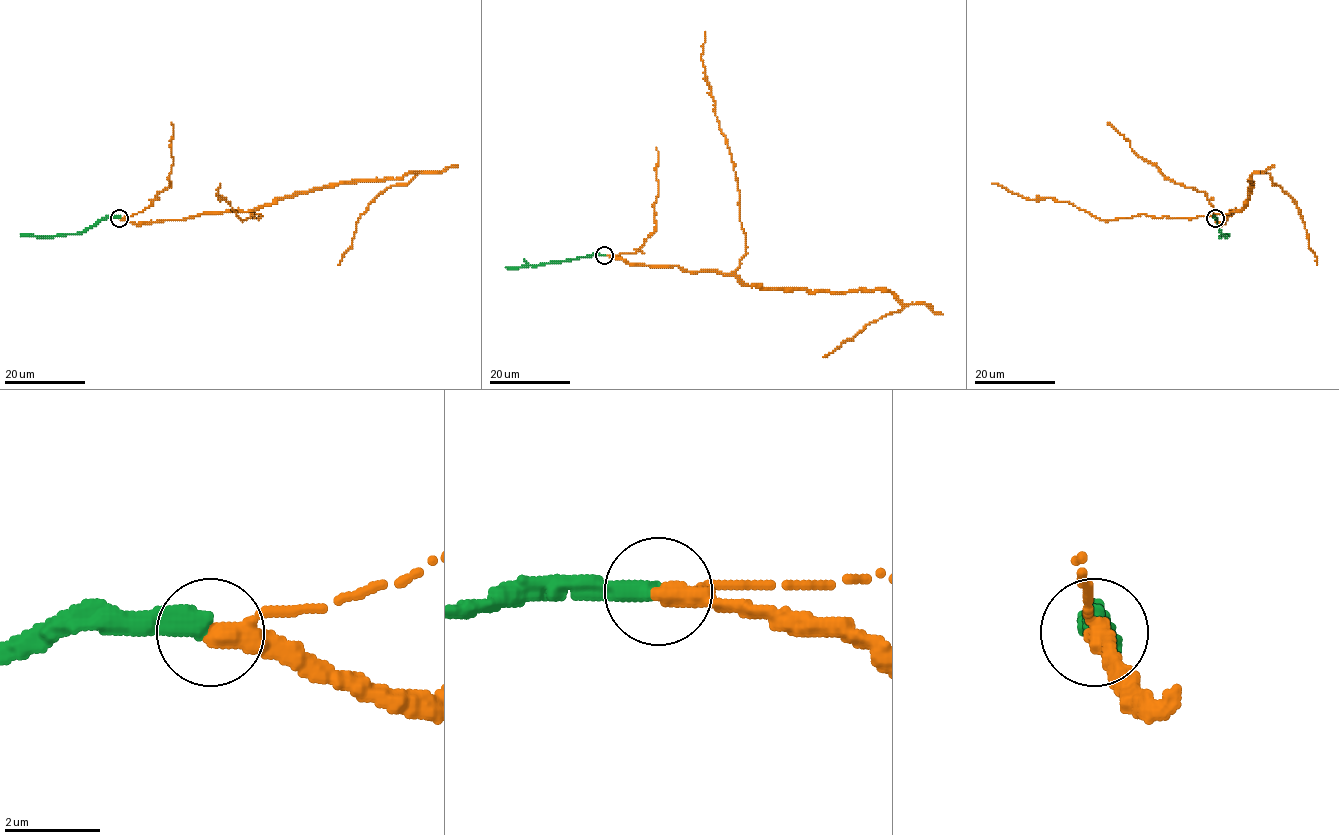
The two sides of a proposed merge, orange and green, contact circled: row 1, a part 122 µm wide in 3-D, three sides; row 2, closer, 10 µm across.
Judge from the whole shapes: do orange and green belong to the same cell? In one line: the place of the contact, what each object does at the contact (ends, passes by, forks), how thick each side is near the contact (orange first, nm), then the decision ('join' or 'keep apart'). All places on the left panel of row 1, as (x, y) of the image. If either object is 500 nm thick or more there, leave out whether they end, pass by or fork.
place (119, 218); orange passes by; green ends; calibres 320 and 480 nm; join

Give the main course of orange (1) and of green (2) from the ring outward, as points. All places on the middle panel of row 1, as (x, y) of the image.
1: (605, 254), (653, 267), (735, 274), (745, 284), (764, 287), (887, 289), (903, 307), (823, 356)
2: (605, 254), (505, 268)

